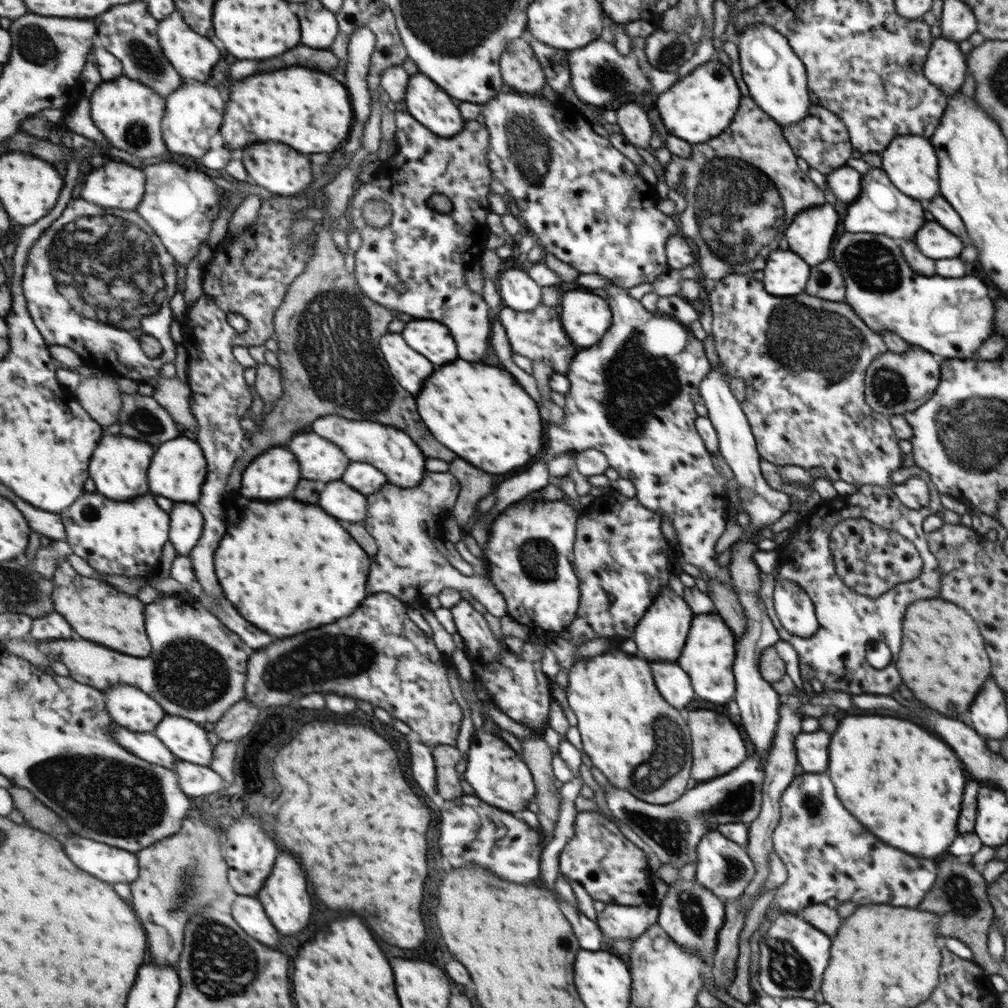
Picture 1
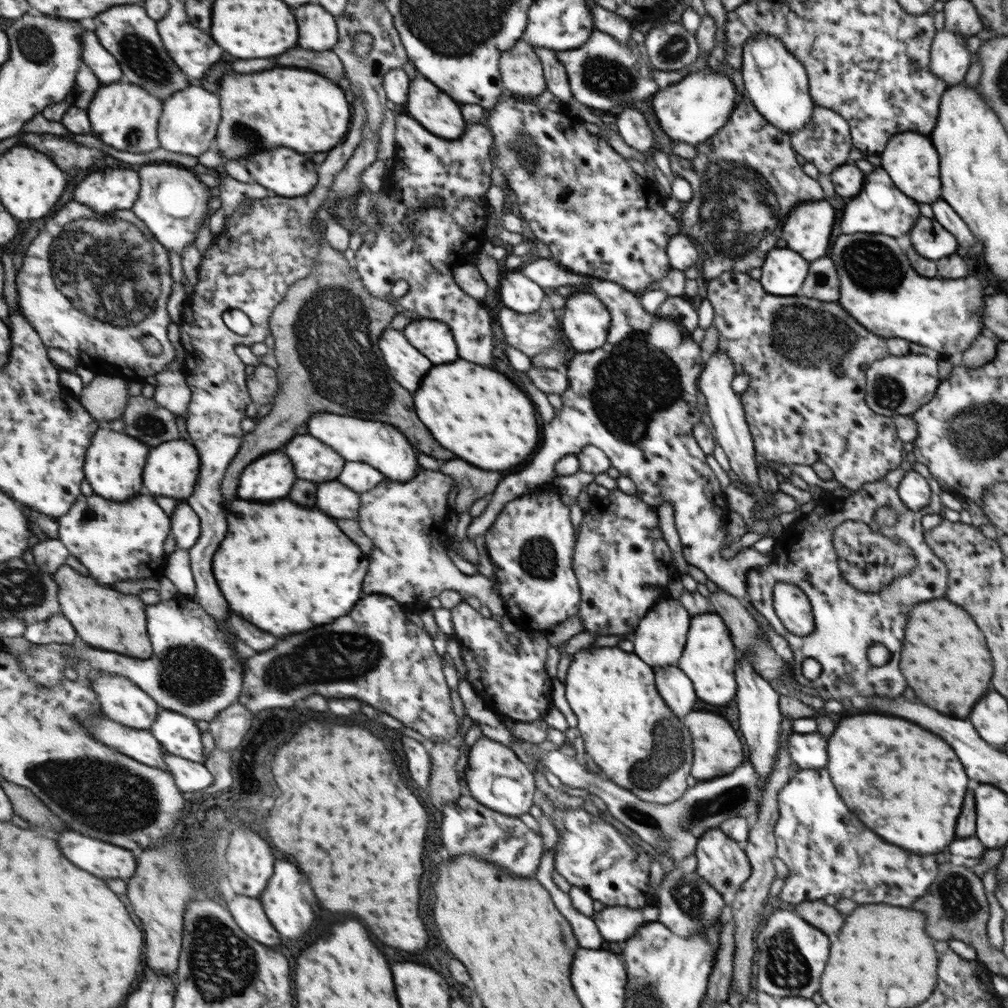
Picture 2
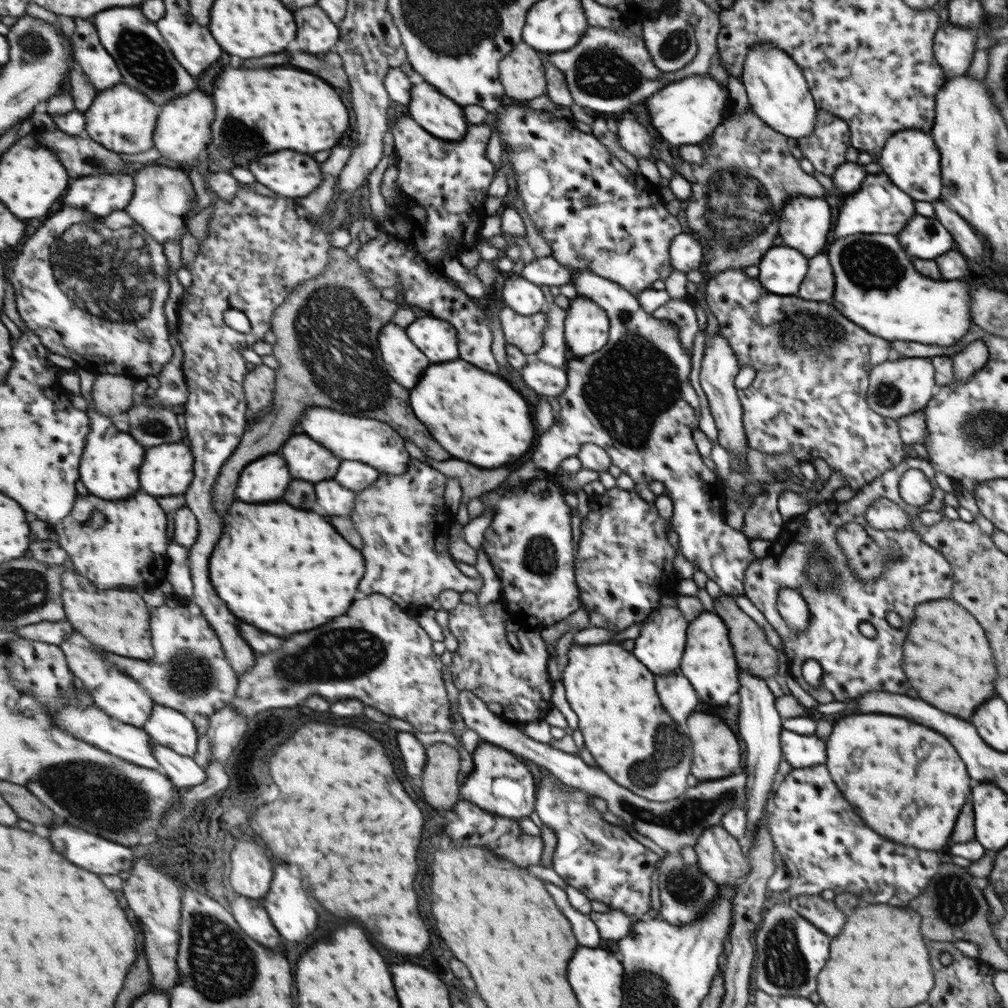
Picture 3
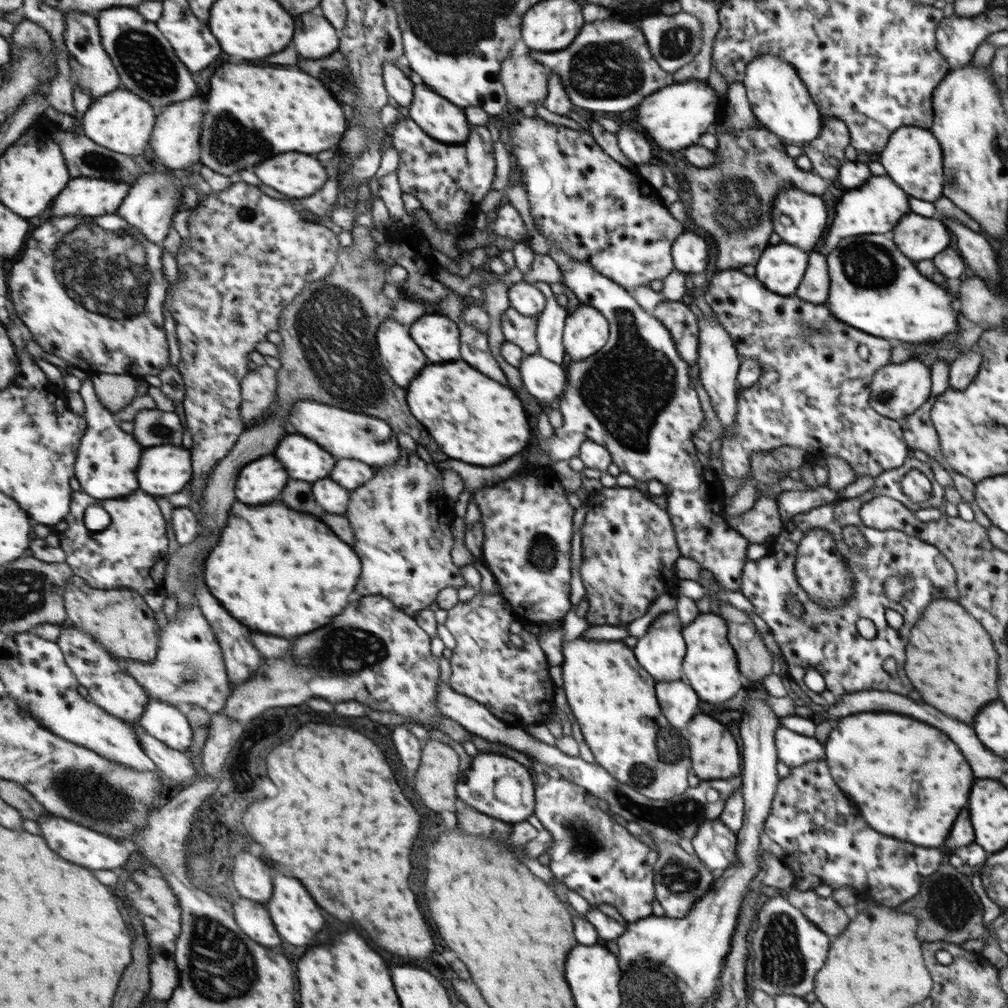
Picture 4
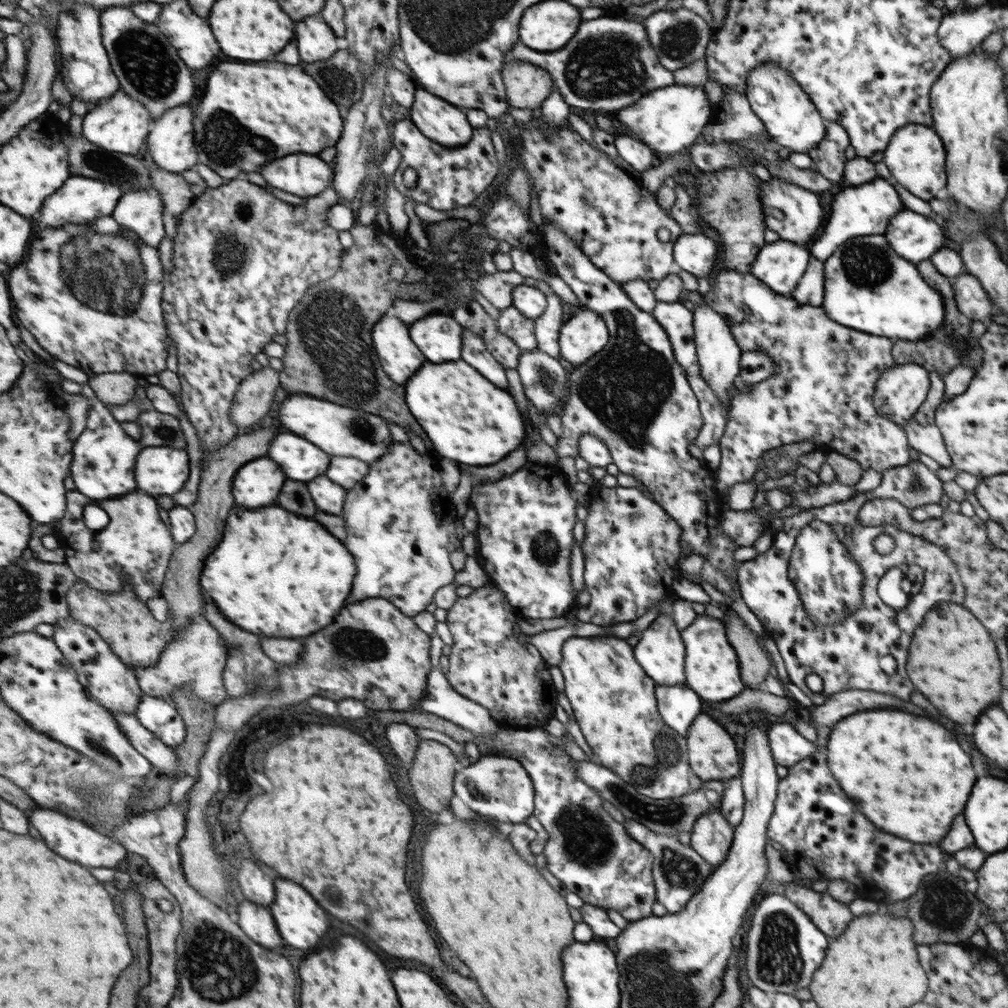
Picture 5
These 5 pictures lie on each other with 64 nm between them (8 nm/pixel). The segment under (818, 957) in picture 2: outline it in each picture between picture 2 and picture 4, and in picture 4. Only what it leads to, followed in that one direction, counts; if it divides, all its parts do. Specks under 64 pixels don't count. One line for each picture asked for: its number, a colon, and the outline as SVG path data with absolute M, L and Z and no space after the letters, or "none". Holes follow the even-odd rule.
3: M769 902L763 914L761 926L755 932L755 988L779 998L779 996L799 996L809 998L815 992L815 976L823 968L829 952L829 938L819 932L811 922L797 914L787 904Z
4: M763 898L757 912L757 926L751 932L751 984L755 990L761 990L769 996L789 994L803 996L813 990L813 976L823 966L827 958L827 936L819 932L797 908L789 904L789 900L779 898Z

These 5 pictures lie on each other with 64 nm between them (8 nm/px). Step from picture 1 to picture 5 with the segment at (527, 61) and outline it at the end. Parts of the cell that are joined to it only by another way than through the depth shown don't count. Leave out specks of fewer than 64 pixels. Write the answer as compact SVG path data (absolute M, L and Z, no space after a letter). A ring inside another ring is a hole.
M511 60L509 68L505 68L505 88L509 92L509 106L529 110L541 108L555 84L549 78L551 74L525 60Z

